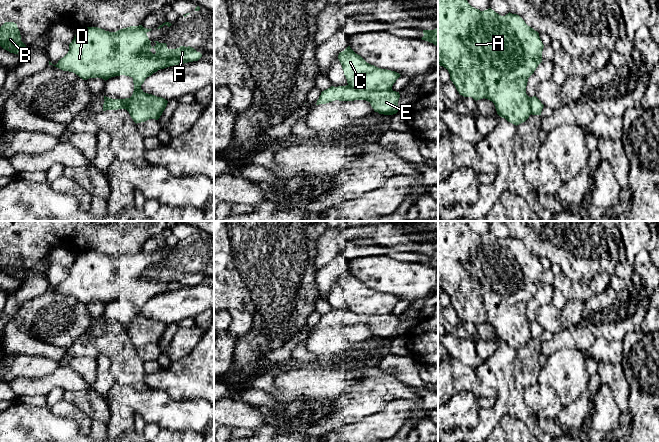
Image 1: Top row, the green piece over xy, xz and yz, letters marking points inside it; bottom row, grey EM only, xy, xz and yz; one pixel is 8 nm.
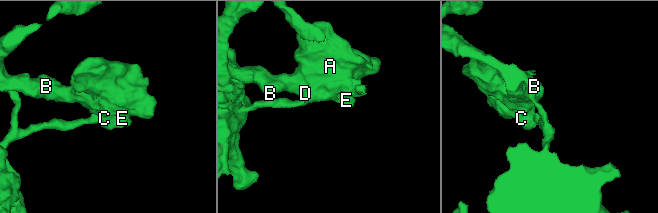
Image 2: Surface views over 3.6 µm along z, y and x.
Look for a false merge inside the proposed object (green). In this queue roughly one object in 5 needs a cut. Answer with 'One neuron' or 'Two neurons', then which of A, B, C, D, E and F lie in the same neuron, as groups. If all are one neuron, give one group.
Two neurons. Groups: A B C D F / E

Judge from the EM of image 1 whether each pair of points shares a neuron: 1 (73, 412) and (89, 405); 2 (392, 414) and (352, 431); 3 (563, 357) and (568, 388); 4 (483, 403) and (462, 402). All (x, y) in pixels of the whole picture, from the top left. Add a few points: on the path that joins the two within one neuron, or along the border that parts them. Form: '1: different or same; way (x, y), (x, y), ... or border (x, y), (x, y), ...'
1: different; border (63, 399), (74, 404), (92, 420)
2: same; way (382, 424), (370, 431), (362, 431)
3: same; way (565, 365), (568, 380)
4: different; border (476, 397), (476, 403), (479, 408)

